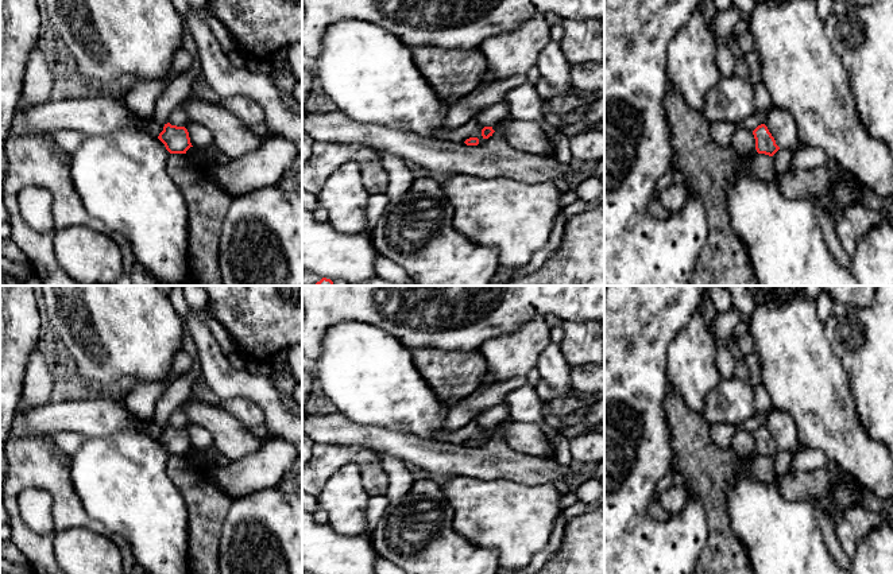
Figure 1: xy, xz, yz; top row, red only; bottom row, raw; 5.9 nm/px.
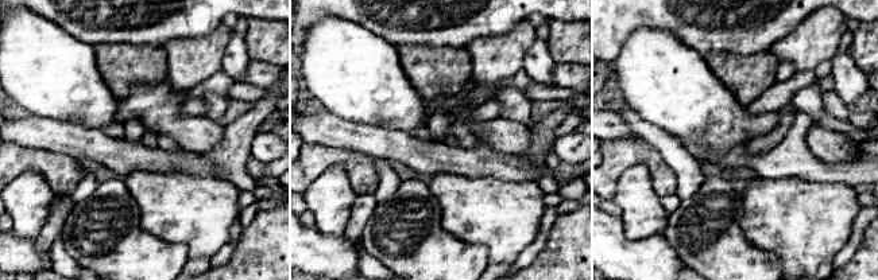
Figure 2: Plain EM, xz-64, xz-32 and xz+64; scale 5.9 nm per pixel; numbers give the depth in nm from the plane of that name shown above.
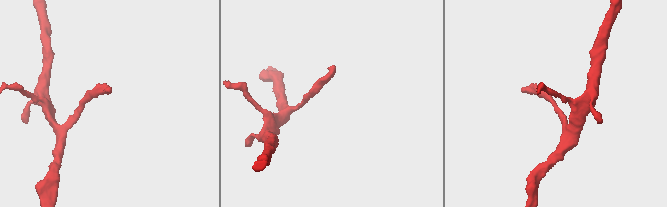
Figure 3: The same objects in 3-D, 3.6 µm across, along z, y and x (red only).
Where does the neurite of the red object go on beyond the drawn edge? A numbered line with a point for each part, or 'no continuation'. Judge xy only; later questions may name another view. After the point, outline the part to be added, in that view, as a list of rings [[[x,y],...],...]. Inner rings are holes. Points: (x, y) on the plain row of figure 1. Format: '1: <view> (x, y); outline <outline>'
no continuation

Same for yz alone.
no continuation

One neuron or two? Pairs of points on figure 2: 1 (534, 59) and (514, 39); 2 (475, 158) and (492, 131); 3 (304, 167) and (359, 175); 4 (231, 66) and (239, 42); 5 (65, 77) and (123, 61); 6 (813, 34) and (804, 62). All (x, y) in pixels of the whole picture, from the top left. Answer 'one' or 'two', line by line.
1: two
2: two
3: one
4: one
5: two
6: one

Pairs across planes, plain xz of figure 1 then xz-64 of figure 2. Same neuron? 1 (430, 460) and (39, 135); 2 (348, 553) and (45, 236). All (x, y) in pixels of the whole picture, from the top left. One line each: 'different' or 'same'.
1: same
2: different

